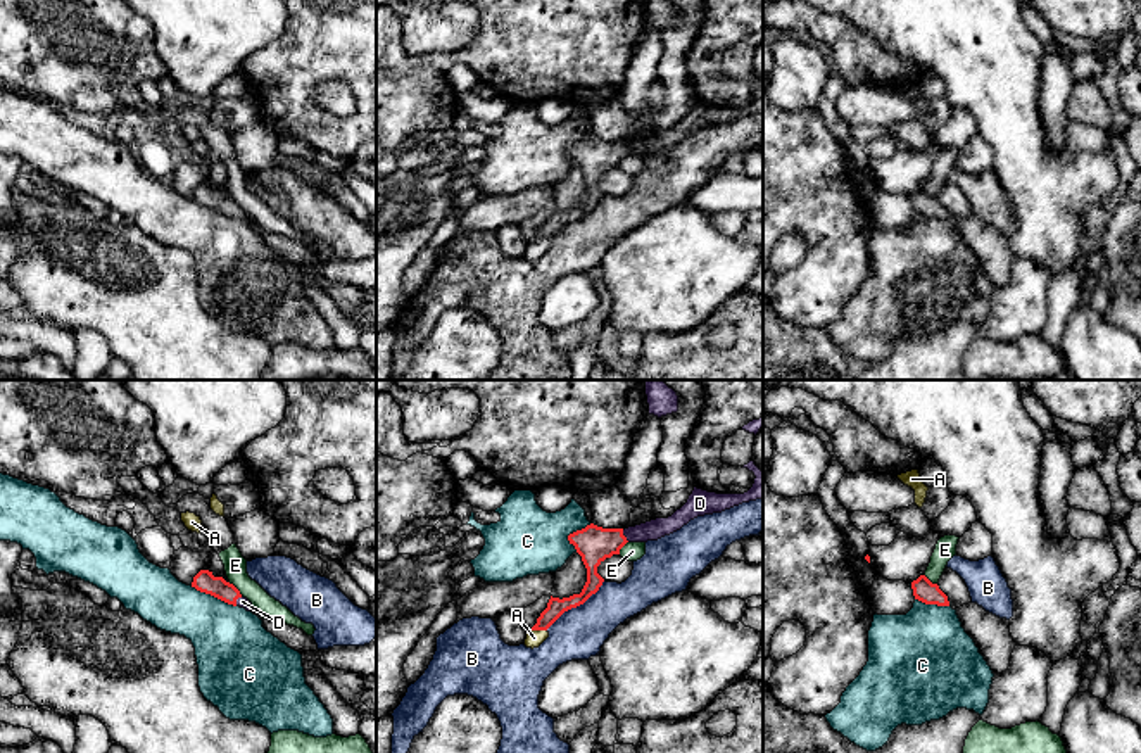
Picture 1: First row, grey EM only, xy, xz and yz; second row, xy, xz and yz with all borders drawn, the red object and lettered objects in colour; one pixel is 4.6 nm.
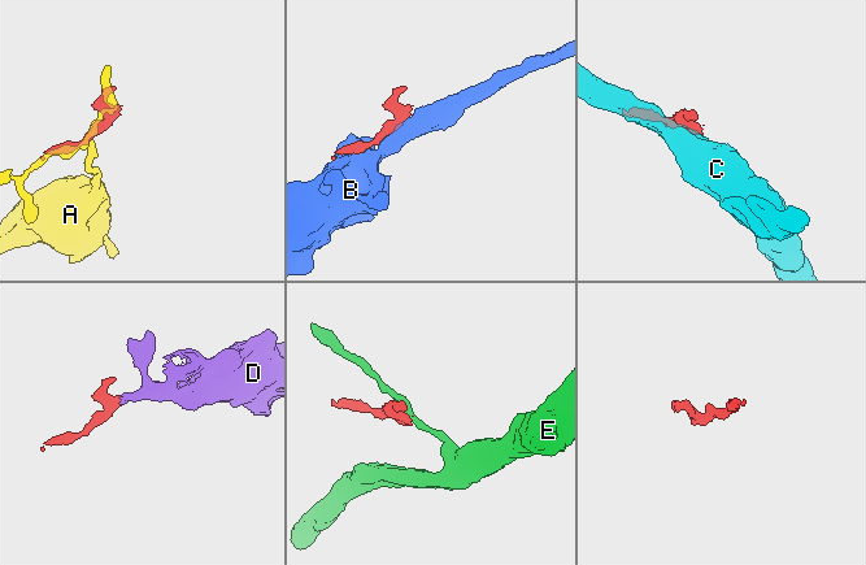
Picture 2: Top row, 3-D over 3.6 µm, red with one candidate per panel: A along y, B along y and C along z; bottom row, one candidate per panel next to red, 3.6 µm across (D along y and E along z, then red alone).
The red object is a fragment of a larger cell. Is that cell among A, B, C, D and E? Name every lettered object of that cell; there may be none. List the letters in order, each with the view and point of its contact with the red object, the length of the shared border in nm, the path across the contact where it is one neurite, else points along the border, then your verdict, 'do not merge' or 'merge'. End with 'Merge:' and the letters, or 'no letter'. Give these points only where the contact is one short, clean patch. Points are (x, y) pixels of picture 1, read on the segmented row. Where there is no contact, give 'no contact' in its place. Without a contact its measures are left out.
A: meets red in xz at (539, 629); contact 80 nm long; do not merge
B: meets red in xz at (575, 607); contact 360 nm long; do not merge
C: meets red in xy at (213, 594); contact 240 nm long; border along xy (190, 586), (235, 607); do not merge
D: meets red in xz at (624, 536); contact 70 nm long; runs through xz (594, 544), (624, 536), (651, 531); merge
E: meets red in xy at (235, 588); contact 90 nm long; border along xy (228, 582), (242, 594); do not merge
Merge: D

